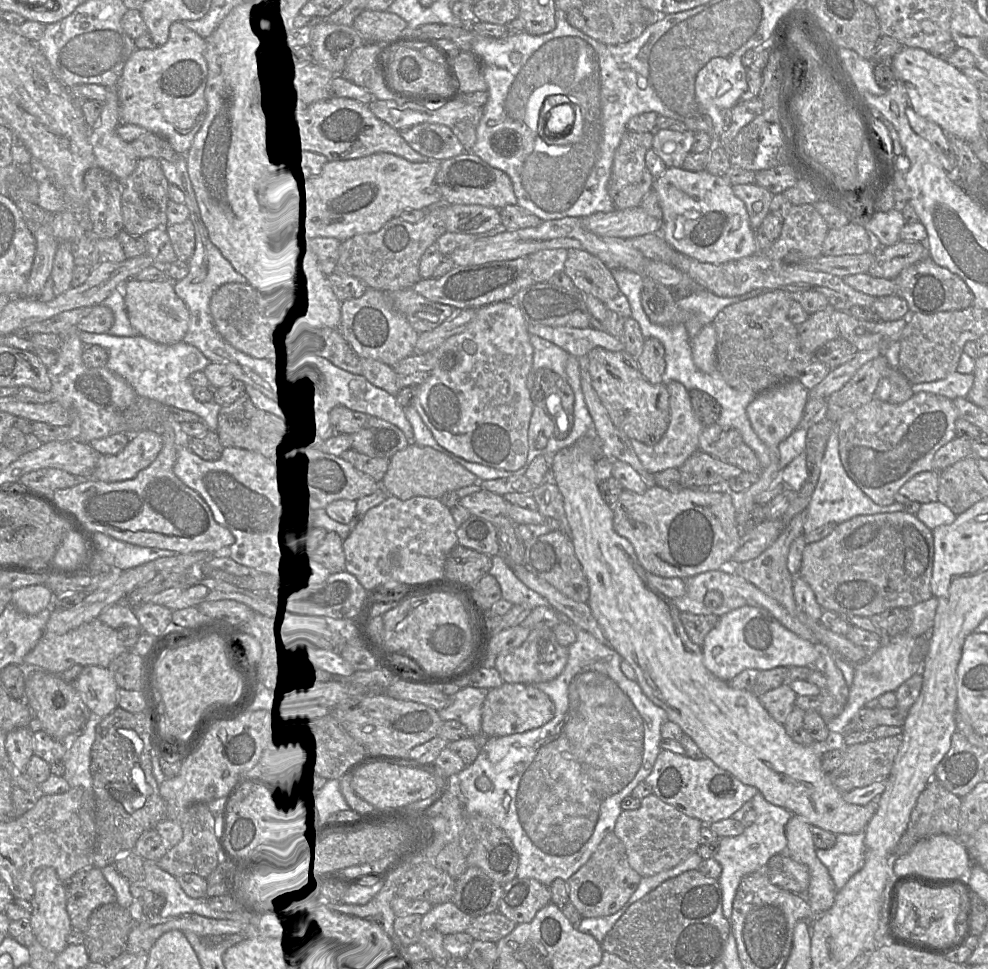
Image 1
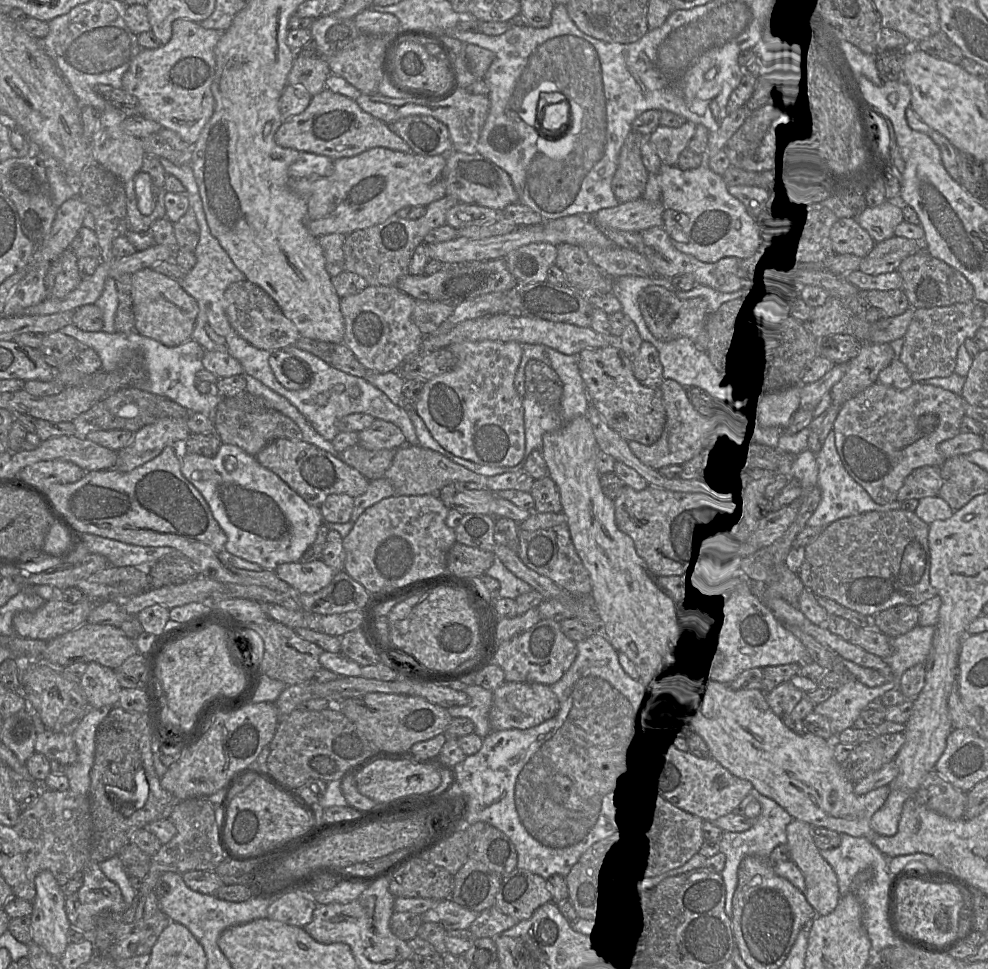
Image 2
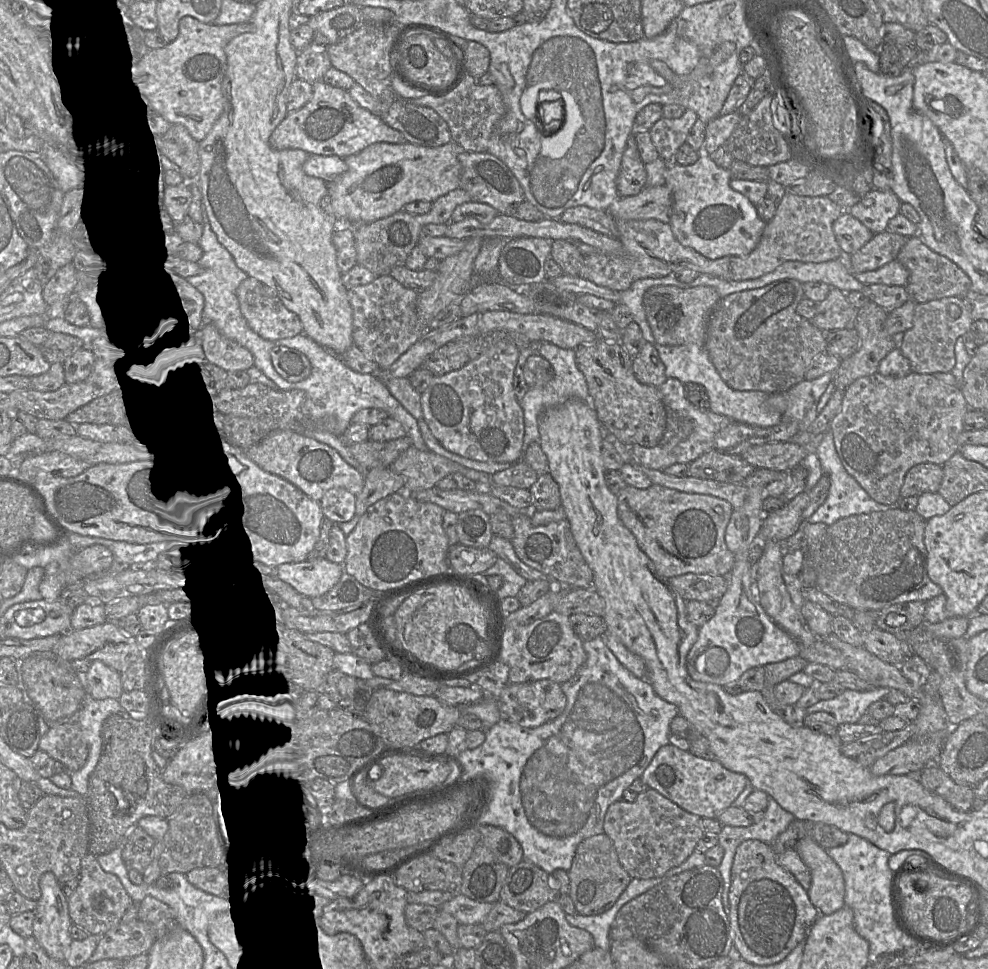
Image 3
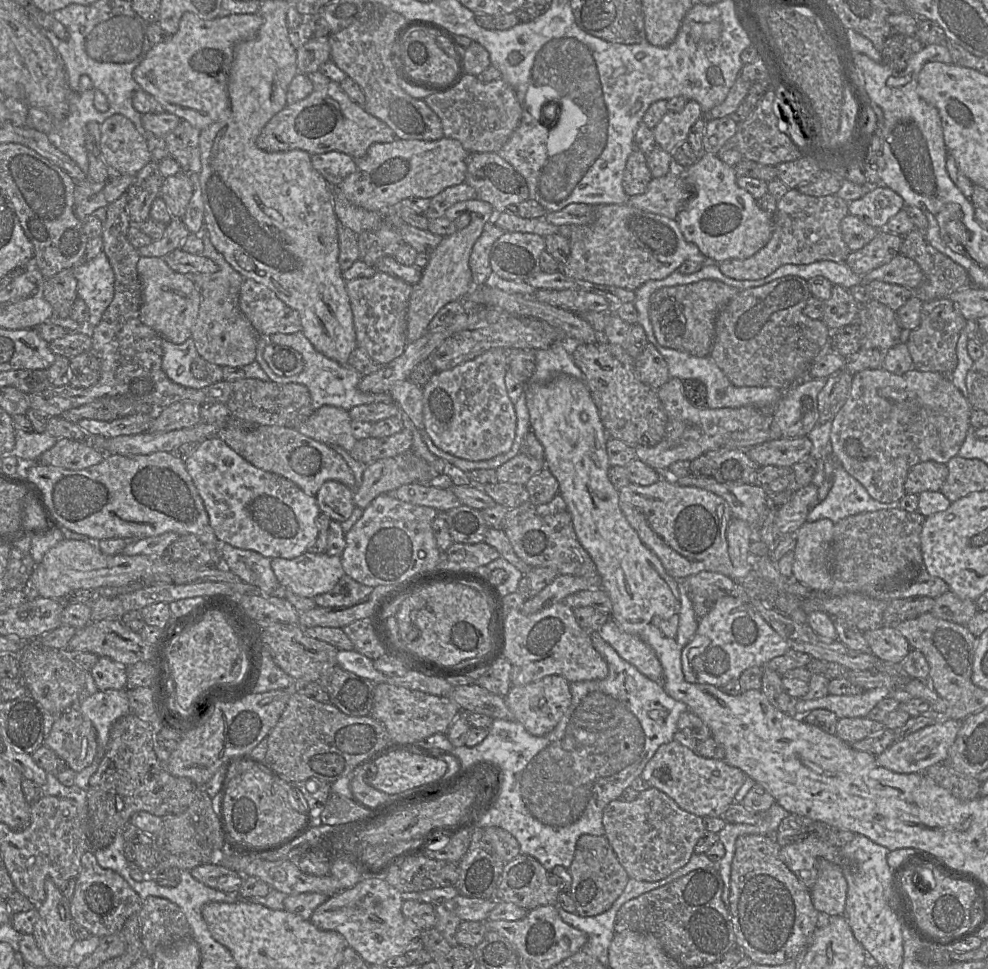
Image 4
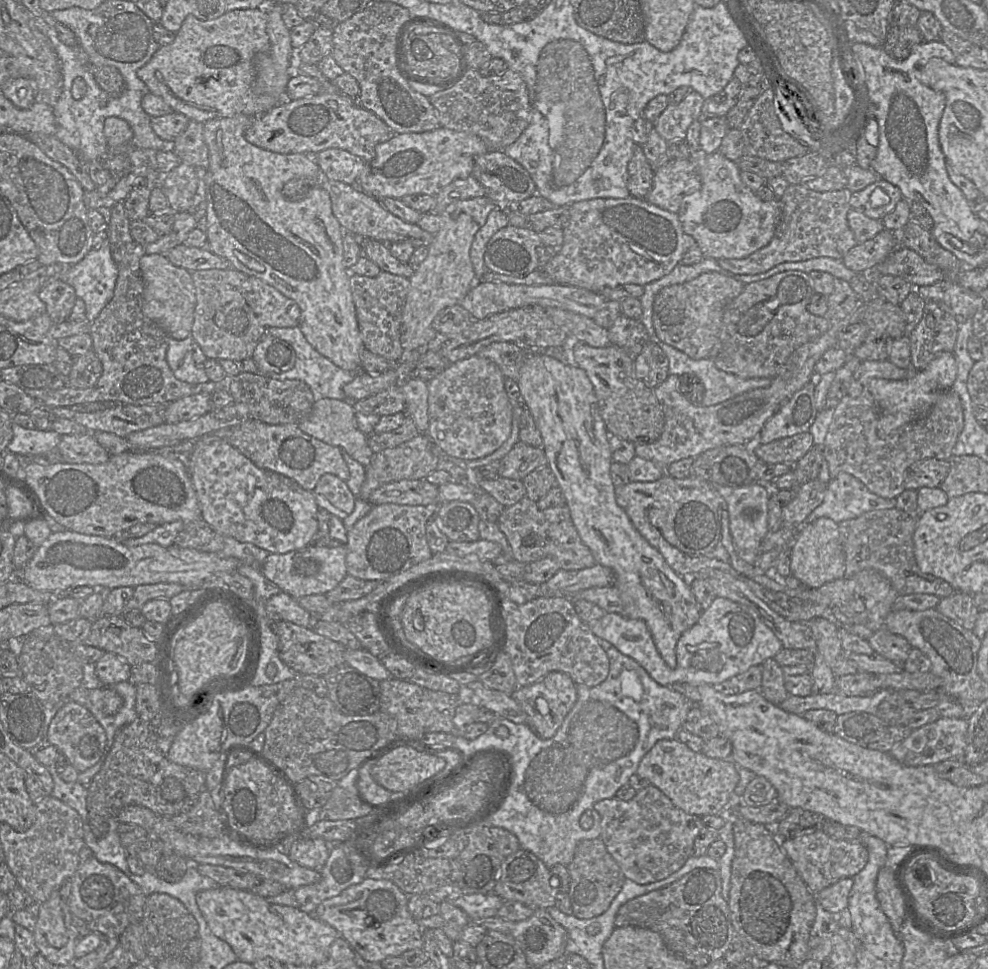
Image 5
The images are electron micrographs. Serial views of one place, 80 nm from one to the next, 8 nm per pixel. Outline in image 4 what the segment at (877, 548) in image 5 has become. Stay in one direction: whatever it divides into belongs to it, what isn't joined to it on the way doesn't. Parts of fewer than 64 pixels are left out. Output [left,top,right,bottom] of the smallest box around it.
[824,508,950,602]

